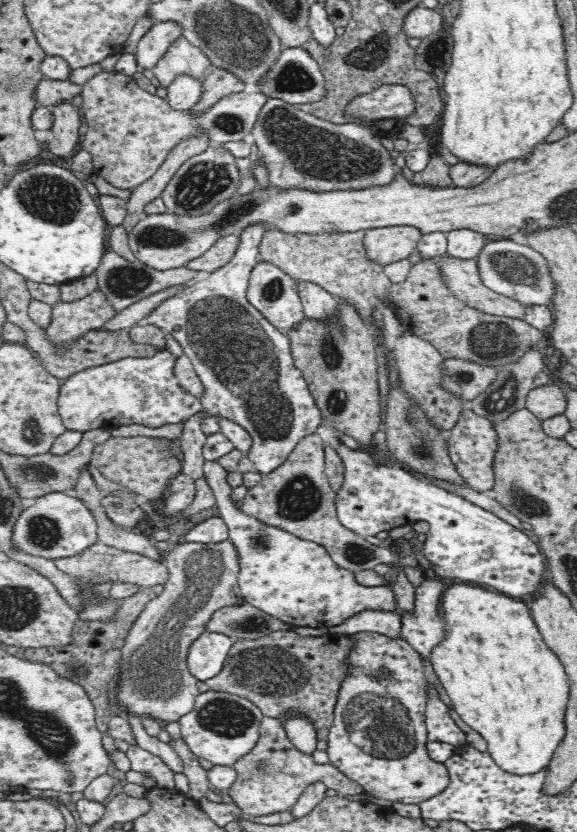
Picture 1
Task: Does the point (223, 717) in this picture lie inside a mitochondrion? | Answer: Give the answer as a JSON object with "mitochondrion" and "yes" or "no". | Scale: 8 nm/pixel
{"mitochondrion":"yes"}

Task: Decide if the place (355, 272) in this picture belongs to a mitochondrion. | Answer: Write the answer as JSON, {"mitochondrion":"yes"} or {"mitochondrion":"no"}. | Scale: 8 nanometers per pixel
{"mitochondrion":"no"}

